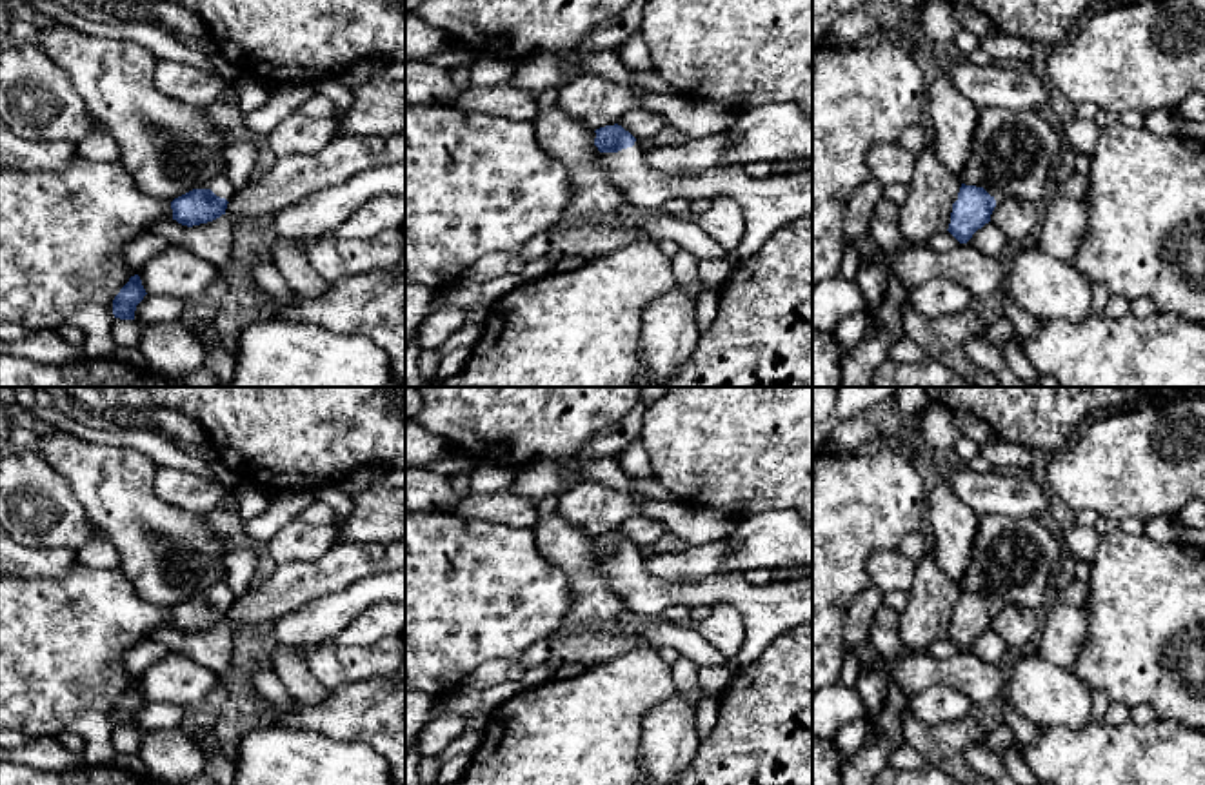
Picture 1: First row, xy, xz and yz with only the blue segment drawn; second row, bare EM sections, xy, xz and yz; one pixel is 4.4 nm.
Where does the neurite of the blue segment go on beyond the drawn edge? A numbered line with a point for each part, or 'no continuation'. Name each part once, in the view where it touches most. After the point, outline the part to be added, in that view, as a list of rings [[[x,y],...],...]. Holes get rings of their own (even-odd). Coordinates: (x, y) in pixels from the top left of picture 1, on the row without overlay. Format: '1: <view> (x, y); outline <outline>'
1: xz (769, 609); outline [[[640,547],[618,560],[602,560],[605,583],[647,620],[662,620],[672,605],[709,607],[731,603],[745,618],[745,643],[740,656],[727,661],[731,672],[754,663],[767,645],[785,631],[812,621],[812,574],[798,580],[749,583],[729,572],[692,583],[662,581],[647,574]]]

